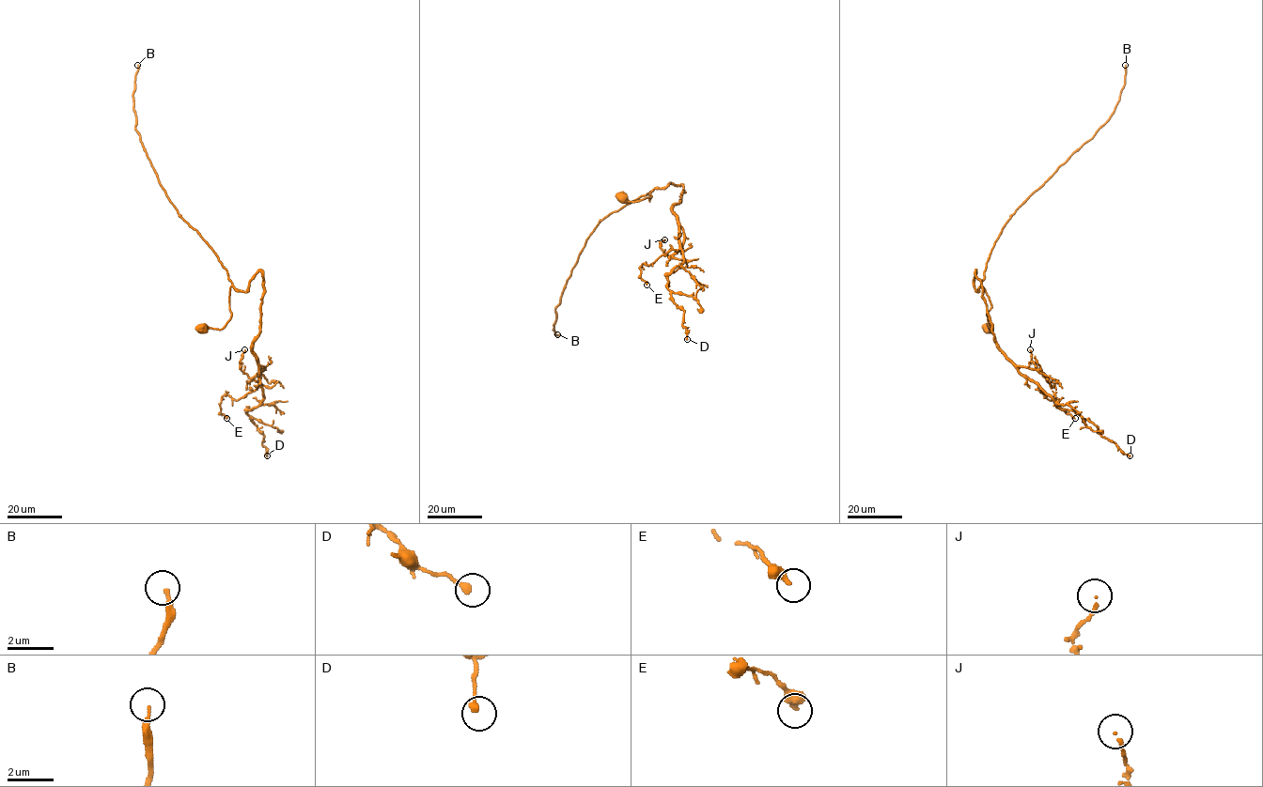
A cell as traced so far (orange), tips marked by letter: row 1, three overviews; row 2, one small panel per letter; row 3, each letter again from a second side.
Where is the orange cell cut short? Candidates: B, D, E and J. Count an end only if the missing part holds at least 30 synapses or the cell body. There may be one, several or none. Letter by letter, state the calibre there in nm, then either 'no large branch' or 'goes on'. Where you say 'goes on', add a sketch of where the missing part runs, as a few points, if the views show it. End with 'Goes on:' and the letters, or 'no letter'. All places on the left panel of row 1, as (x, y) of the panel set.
B: 160 nm | goes on
D: 260 nm | no large branch
E: 400 nm | no large branch
J: 100 nm | no large branch
Goes on: B

